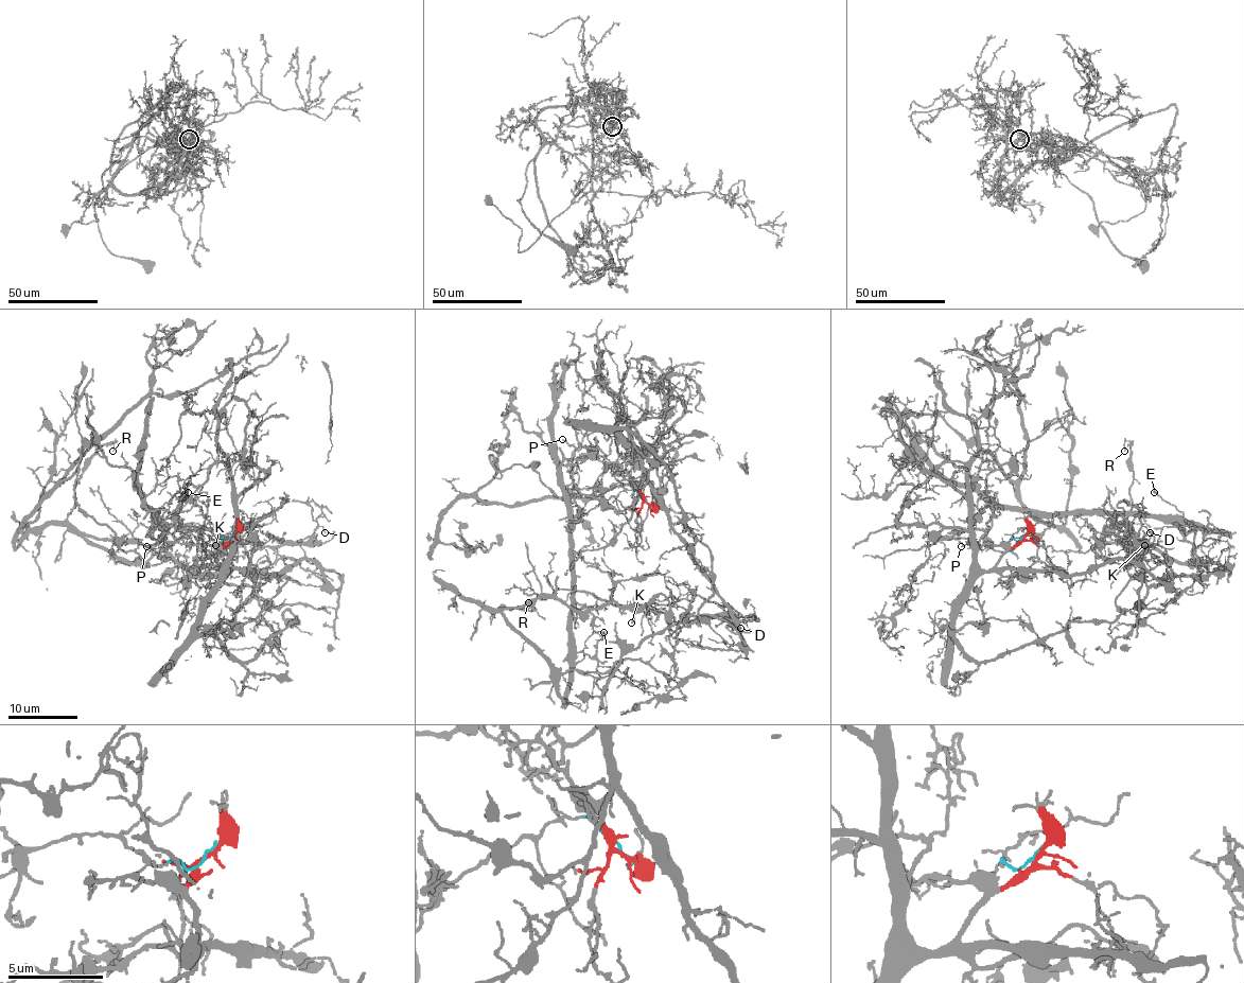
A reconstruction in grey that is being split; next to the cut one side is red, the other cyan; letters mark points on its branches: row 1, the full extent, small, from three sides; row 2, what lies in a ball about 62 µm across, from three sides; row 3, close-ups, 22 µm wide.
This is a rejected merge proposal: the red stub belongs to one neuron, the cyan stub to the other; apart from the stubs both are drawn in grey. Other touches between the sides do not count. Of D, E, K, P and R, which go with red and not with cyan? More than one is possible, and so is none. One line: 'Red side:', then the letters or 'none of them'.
Red side: K, P, R

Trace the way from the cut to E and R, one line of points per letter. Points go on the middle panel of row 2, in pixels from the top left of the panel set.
E: (647, 502), (635, 490), (625, 490), (565, 529), (571, 657), (578, 663), (584, 642), (603, 633)
R: (647, 504), (644, 474), (738, 650), (669, 622), (590, 695), (483, 606), (528, 602)

